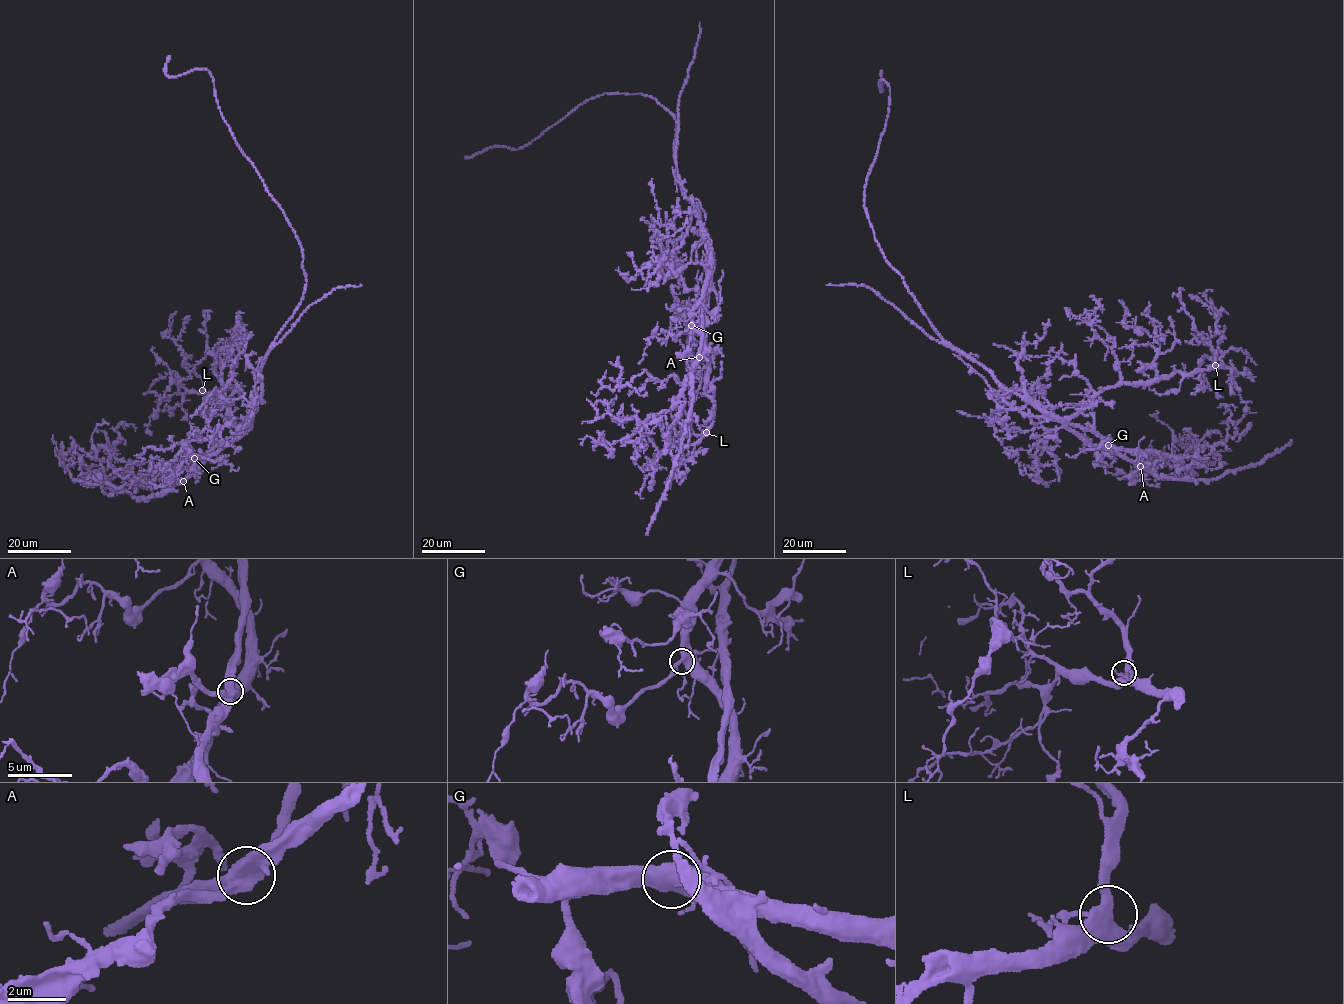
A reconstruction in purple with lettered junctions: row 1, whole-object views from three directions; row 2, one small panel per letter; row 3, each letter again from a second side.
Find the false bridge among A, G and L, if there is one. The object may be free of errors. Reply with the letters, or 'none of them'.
A

